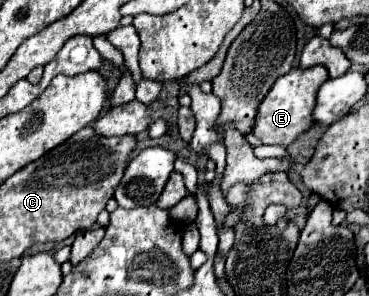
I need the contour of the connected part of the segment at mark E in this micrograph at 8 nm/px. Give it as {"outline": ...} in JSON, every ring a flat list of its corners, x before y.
{"outline":[[312,66,312,68,292,68,288,74,280,76,264,100,260,102,254,118,252,132,262,144,278,144,288,146,292,144,302,132,314,126,314,108,316,108,316,92,328,80,326,68]]}

